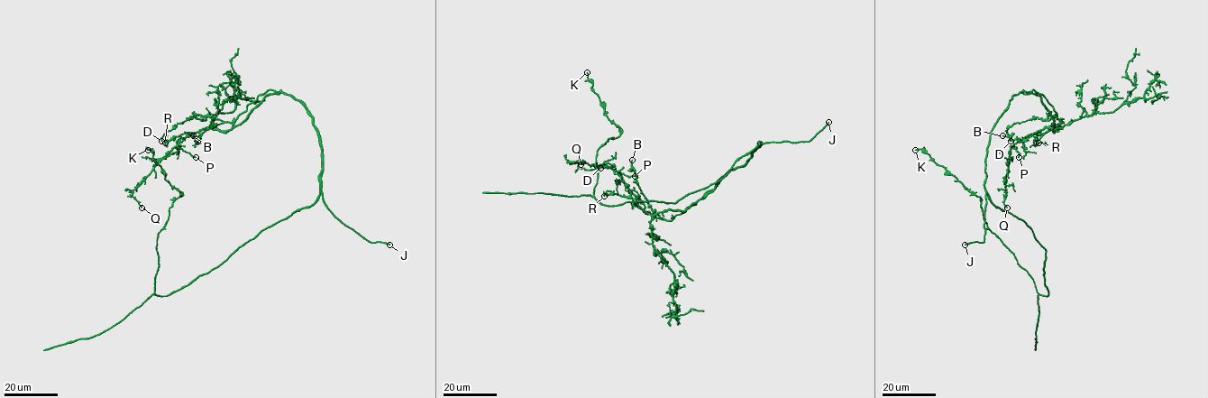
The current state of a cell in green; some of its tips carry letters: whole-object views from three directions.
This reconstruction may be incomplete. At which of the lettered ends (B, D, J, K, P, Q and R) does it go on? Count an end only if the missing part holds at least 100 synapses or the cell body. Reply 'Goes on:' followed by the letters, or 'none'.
Goes on: none

